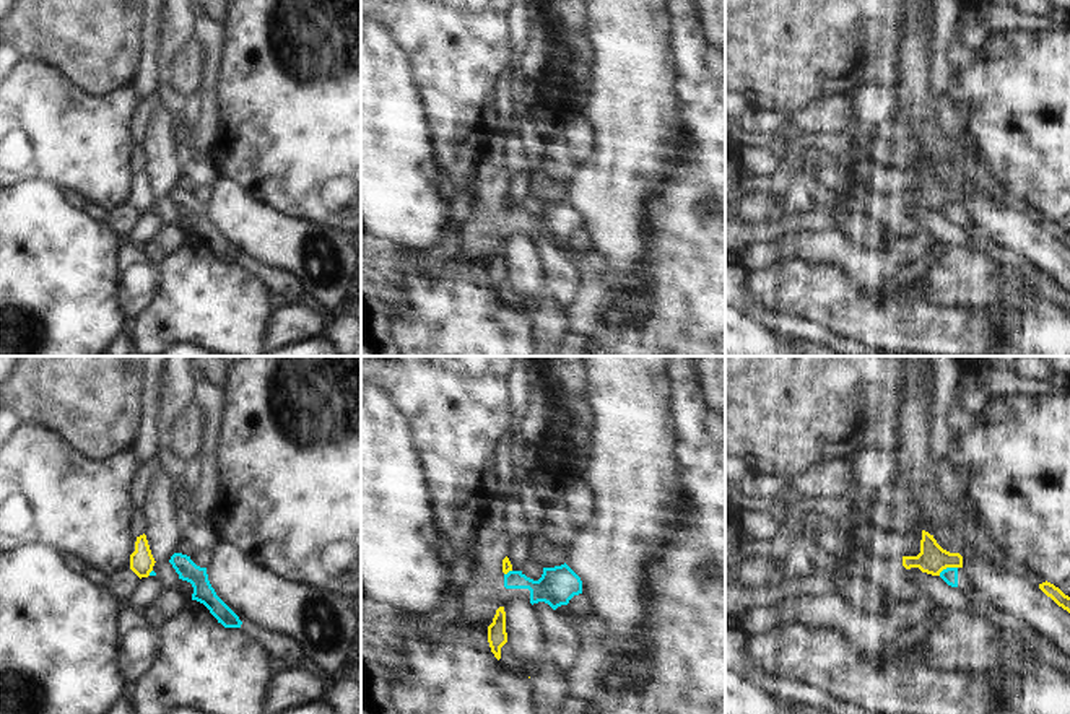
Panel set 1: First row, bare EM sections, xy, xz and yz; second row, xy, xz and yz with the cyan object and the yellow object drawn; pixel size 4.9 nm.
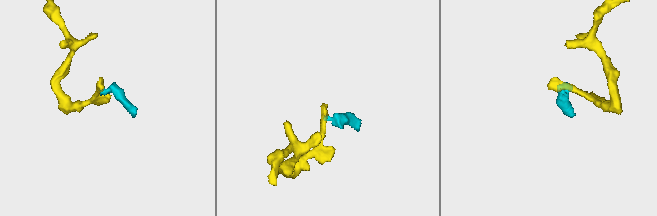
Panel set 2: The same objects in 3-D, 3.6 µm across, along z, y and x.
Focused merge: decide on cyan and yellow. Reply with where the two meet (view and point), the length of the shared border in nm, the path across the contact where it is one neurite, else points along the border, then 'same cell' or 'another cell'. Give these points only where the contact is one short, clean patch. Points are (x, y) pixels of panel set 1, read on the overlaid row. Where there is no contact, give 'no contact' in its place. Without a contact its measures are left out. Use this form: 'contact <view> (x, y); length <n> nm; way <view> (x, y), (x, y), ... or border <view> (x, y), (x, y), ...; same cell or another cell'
contact yz (947, 568); length 100 nm; border yz (956, 566), (947, 566), (939, 574); another cell

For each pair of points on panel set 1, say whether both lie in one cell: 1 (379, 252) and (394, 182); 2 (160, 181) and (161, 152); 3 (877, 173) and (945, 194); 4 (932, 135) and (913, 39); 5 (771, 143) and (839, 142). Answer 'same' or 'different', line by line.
1: different
2: same
3: different
4: same
5: same

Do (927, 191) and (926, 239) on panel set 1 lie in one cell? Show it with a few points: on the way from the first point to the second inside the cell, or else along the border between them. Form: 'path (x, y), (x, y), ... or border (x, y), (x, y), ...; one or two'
border (921, 230), (911, 236), (898, 238); two

